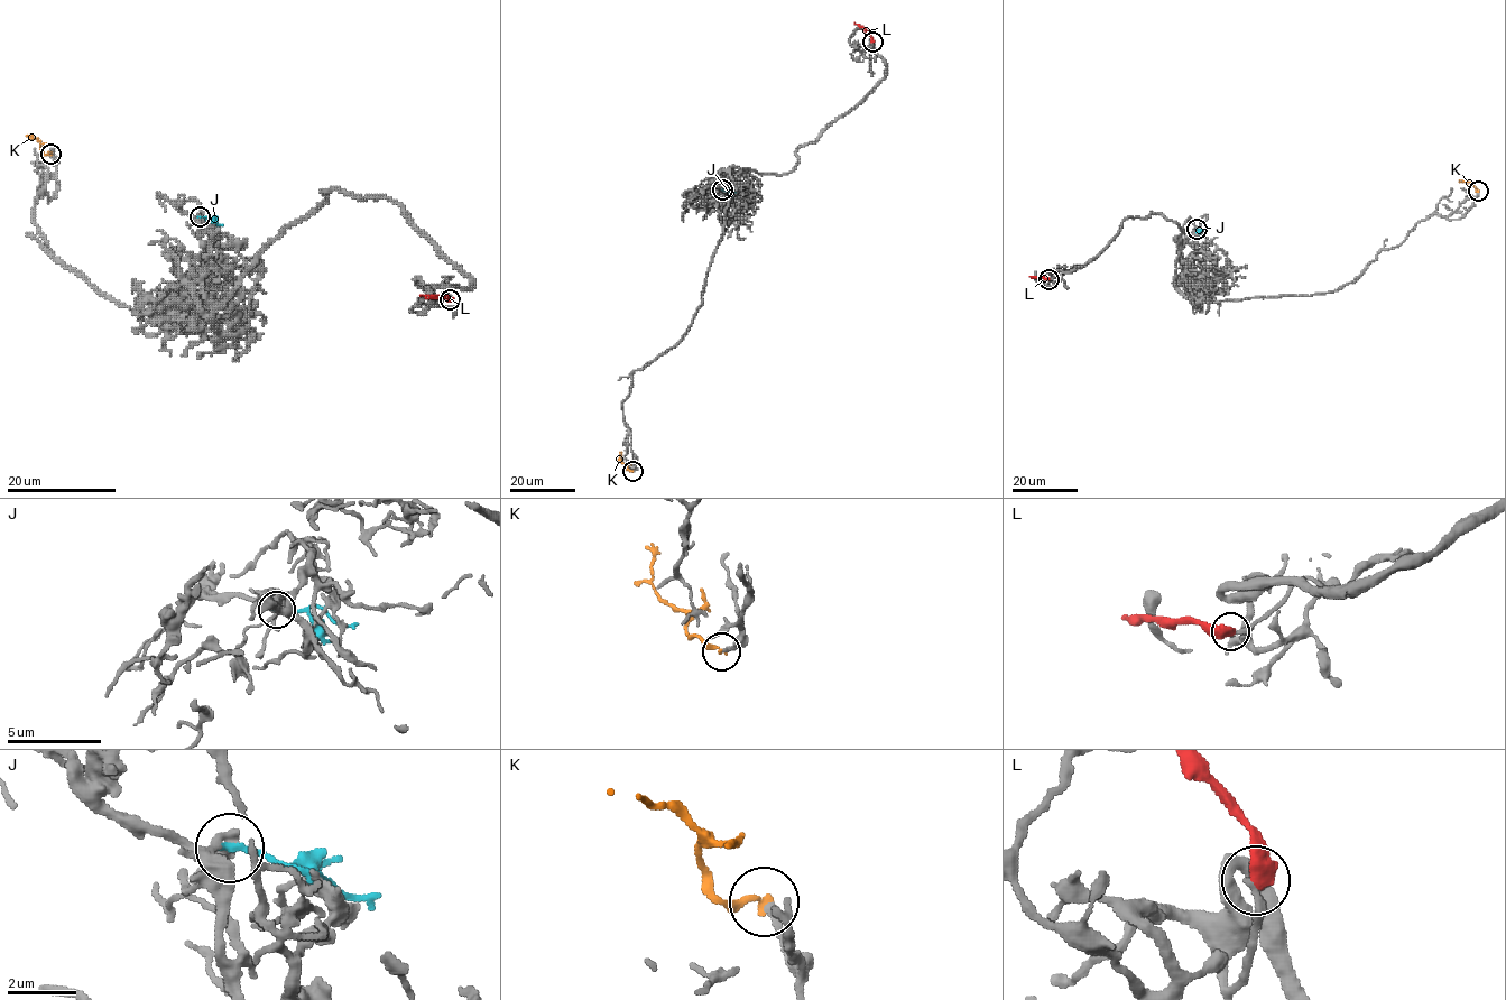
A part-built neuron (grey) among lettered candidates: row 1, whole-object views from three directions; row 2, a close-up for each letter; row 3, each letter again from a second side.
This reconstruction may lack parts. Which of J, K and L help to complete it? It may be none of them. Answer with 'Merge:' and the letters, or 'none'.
Merge: K

